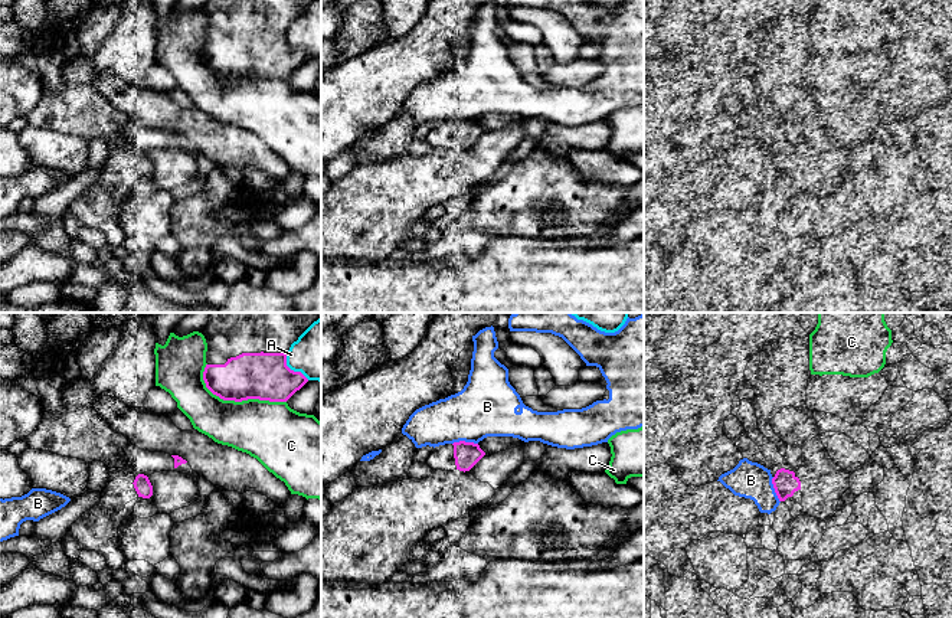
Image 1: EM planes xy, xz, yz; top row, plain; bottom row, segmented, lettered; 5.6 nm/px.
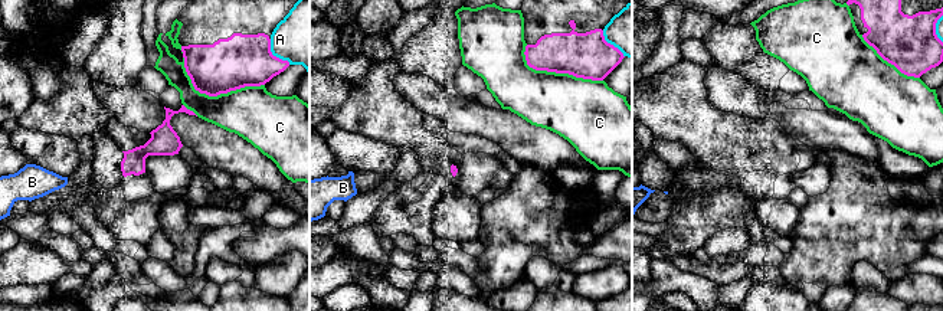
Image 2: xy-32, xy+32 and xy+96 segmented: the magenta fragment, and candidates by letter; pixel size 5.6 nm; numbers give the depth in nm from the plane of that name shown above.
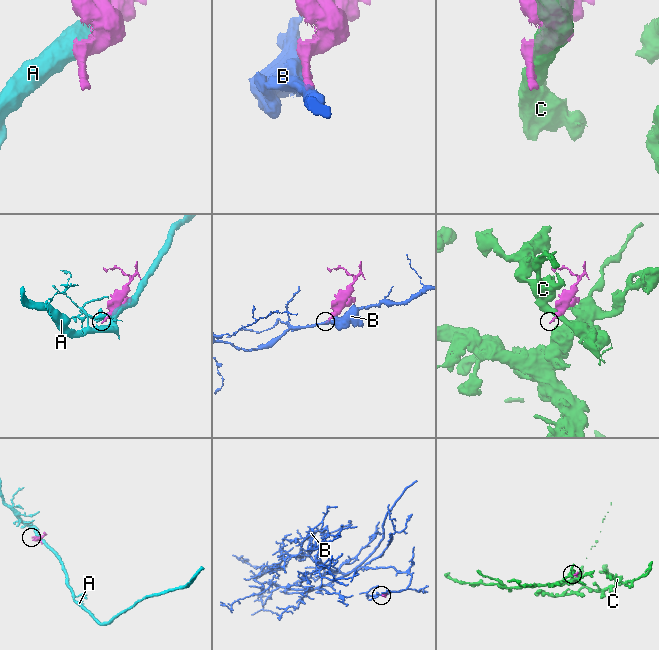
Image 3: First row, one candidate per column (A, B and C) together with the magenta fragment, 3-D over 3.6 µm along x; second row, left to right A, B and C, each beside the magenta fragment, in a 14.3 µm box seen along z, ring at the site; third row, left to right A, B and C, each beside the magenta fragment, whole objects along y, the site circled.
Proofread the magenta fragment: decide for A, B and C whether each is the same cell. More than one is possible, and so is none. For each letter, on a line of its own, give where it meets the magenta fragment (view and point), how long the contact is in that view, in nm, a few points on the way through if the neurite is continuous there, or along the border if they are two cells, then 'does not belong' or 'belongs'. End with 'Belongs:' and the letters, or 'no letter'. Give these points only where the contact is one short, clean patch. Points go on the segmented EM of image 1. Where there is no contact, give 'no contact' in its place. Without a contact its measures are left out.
A: contact xy (293, 370); length 200 nm; does not belong
B: contact xz (464, 441); length 140 nm; does not belong
C: contact xy (236, 401); length 500 nm; does not belong
Belongs: no letter

